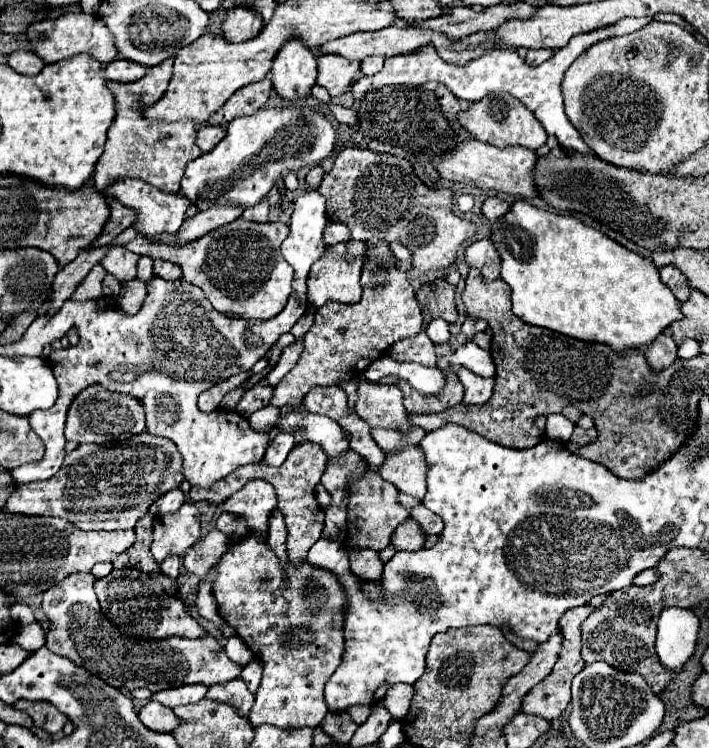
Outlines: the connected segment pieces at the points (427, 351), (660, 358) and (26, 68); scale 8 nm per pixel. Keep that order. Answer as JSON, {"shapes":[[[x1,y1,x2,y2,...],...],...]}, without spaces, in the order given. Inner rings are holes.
{"shapes":[[[420,332,414,338,398,340,390,348,390,356,398,362,417,362,425,366,436,366,437,361,435,345,424,332]],[[662,332,652,344,646,346,644,354,646,354,648,364,654,370,666,368,666,366,670,366,676,360,676,342,672,340,672,336,668,336,668,334]],[[14,50,8,56,8,66,20,74,28,74,34,76,44,68,44,62,30,50]]]}

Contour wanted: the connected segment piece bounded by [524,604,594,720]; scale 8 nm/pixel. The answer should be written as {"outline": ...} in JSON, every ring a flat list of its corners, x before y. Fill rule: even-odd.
{"outline":[[590,604,586,606,578,606,578,608,572,608,568,610,562,618,560,618,560,630,564,634,564,644,562,644,562,652,558,656,558,662,554,664,550,676,546,676,540,684,536,684,528,694,526,694,526,702,524,702,524,712,528,714,536,714,536,716,542,716,546,720,552,720,552,718,558,718,564,708,570,704,570,682,572,678,584,668,584,660,580,658,580,638,582,638,582,632,580,632,580,624,590,616,594,608]]}

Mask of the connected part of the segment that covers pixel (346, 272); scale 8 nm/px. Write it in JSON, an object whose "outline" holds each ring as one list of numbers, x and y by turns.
{"outline":[[346,244,328,246,320,260,310,268,307,279,307,301,310,308,318,309,328,300,354,304,362,296,358,260,342,260]]}

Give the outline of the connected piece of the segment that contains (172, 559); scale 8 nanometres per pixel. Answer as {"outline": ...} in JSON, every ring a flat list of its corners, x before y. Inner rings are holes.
{"outline":[[168,556,162,564,160,564,160,572,172,580,178,578,178,568,180,568,180,556]]}

